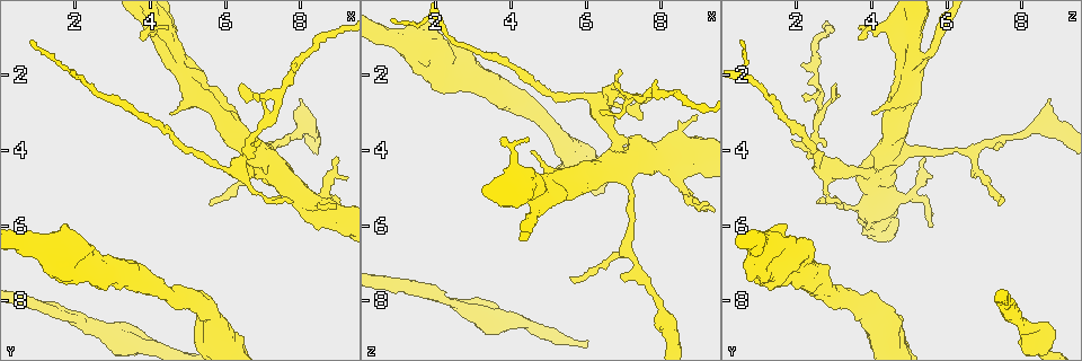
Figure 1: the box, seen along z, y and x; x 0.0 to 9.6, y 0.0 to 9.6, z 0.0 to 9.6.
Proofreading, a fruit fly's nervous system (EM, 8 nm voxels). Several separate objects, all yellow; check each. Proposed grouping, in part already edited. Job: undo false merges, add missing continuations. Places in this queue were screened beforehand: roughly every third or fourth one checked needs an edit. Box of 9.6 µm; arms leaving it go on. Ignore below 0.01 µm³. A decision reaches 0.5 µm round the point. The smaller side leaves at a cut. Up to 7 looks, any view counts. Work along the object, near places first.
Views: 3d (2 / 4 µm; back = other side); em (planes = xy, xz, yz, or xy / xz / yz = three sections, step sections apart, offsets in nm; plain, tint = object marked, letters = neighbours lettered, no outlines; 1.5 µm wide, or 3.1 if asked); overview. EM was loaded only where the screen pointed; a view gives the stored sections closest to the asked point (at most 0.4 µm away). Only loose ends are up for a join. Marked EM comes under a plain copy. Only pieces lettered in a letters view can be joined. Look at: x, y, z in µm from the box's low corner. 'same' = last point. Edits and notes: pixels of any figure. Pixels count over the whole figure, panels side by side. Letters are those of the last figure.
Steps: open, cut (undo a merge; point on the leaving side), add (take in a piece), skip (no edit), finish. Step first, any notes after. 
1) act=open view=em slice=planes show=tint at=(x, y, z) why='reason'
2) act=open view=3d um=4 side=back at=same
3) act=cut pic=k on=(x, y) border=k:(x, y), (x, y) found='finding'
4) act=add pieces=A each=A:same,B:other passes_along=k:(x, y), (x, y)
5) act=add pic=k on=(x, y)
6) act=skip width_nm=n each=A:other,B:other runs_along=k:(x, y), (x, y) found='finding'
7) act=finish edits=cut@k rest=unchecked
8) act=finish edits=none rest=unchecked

act=open view=3d um=4 at=(8.65, 5.25, 5.05) why='three arms meet'

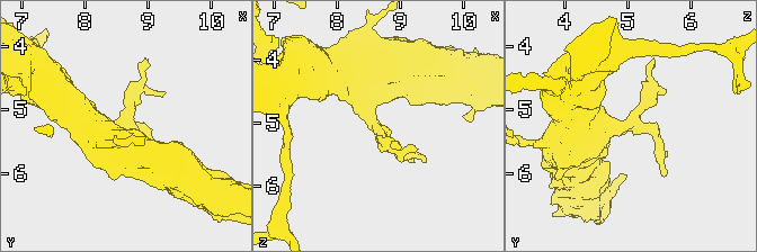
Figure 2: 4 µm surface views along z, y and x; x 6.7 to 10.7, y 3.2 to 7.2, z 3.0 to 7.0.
act=open view=em slice=yz step=8 show=tint at=(8.60, 5.25, 5.10) arms=3 arm_widths_nm=170,180,360

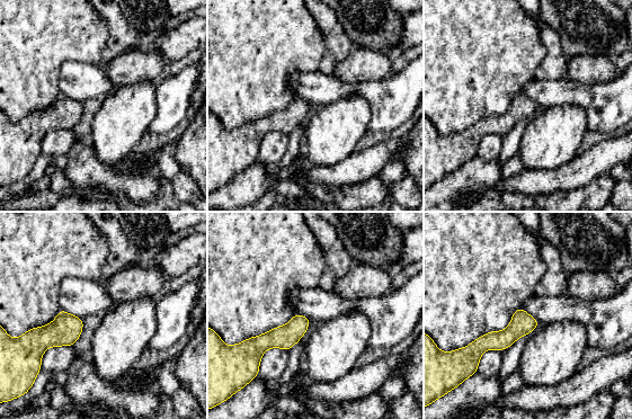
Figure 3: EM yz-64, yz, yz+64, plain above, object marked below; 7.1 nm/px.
act=open view=em slice=planes show=letters at=same why='cut it another way'

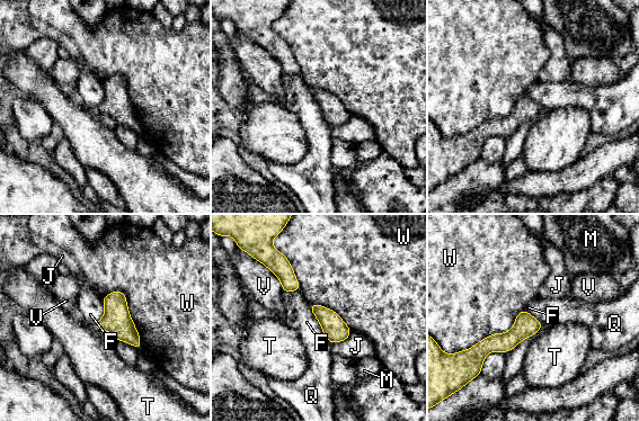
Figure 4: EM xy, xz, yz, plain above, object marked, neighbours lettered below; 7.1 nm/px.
act=skip each=F:other,J:other,M:other,Q:other,T:other,V:other,W:other runs_along=4:(538, 324), (476, 350) found='one cell here'

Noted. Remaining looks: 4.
act=open view=em slice=planes show=letters at=(7.10, 4.65, 4.05) why='calibre changes'

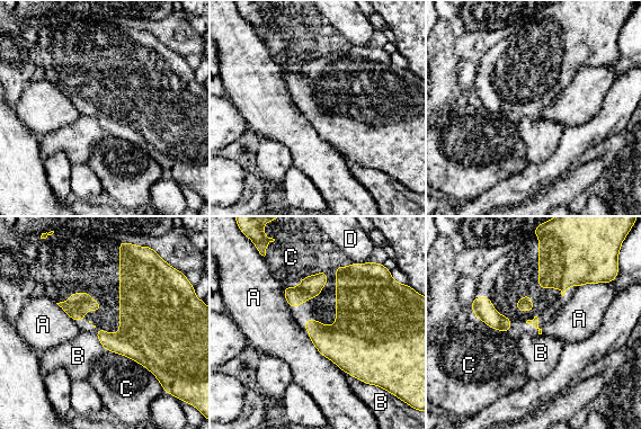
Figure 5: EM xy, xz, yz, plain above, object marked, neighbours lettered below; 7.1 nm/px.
act=skip each=A:other,B:other,C:other,D:other border=5:(343, 371), (377, 386) found='all the same cell'

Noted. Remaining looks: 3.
act=open view=3d um=4 at=(3.00, 8.90, 8.20) why='sudden change in width'

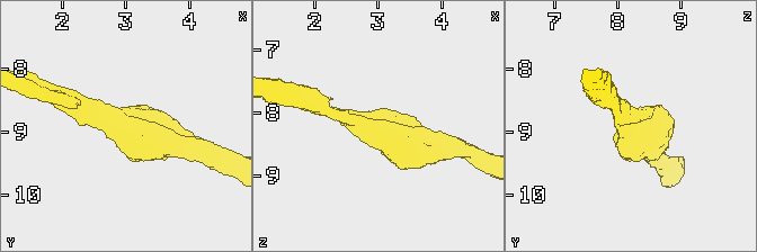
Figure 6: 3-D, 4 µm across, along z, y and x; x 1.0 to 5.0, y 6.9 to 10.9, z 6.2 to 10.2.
act=open view=em slice=xz step=8 show=tint at=(2.95, 8.85, 8.20) arm_widths_nm=220,550

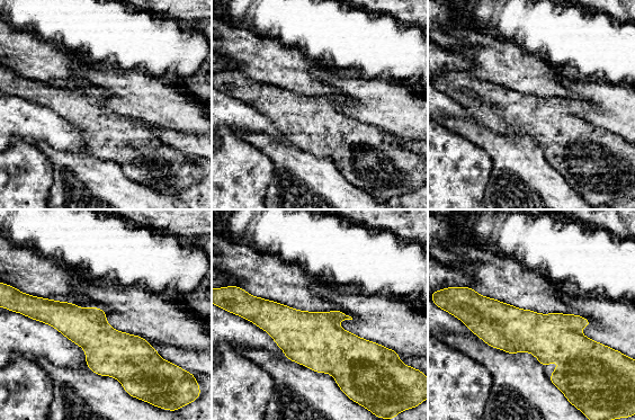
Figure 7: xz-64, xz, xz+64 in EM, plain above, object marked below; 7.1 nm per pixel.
act=open view=em slice=planes show=letters at=same why='cut it another way'

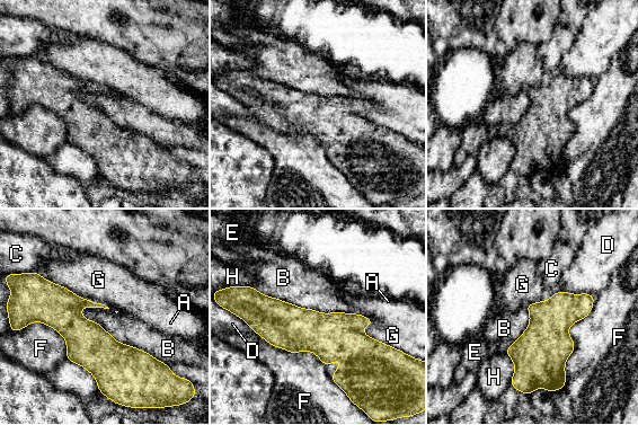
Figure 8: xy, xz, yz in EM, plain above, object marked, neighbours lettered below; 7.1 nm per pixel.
act=skip longest_contact=B:750nm each=A:other,B:other,C:other,D:other,E:other,F:other,G:other,H:other border=8:(78, 309), (118, 342), (167, 364) found='one cell here'

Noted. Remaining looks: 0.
act=finish edits=none rest=unchecked

